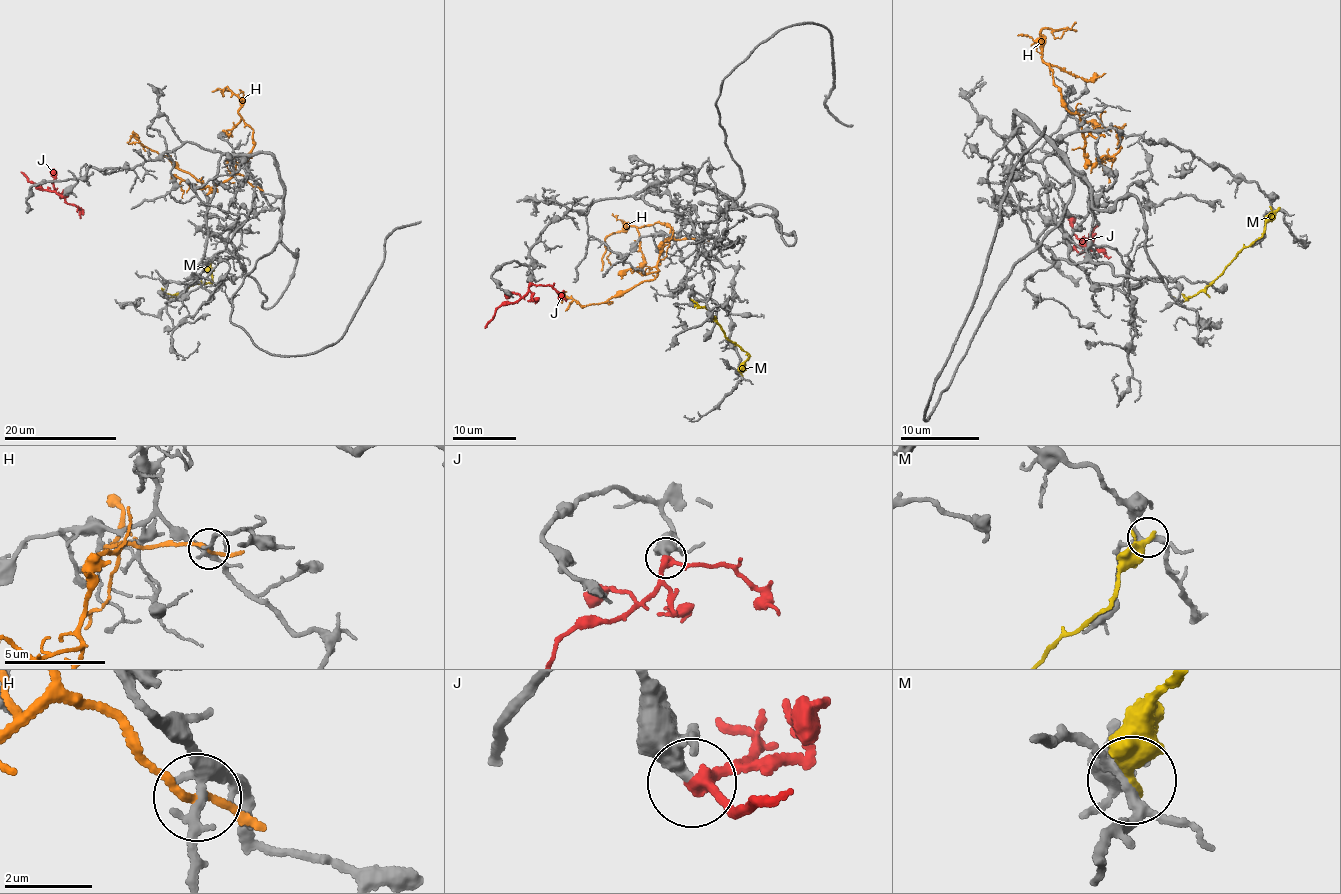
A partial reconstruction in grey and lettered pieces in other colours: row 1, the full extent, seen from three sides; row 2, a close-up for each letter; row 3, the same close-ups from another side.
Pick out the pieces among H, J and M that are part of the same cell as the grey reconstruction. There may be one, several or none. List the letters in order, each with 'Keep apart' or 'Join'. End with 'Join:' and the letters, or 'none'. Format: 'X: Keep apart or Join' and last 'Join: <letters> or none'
H: Keep apart
J: Join
M: Keep apart
Join: J

